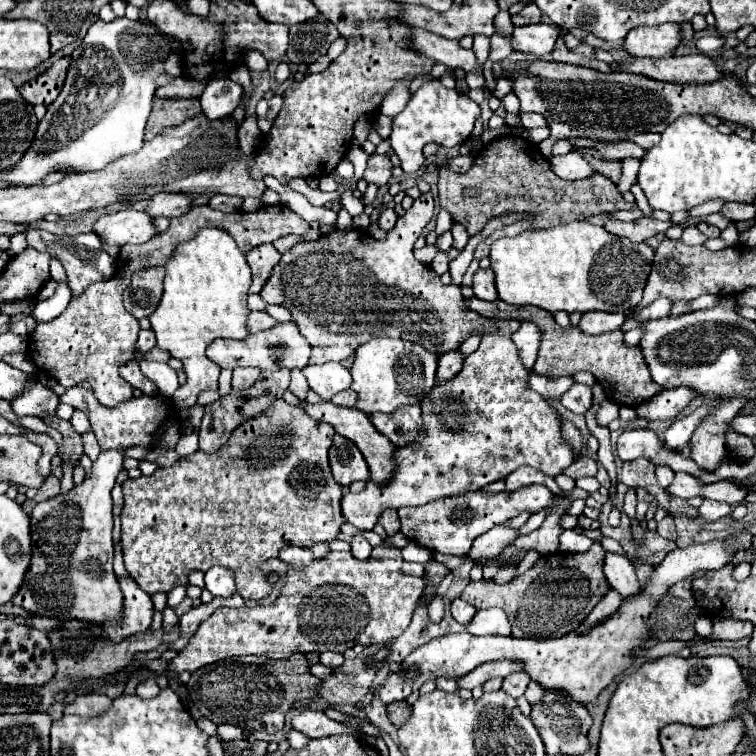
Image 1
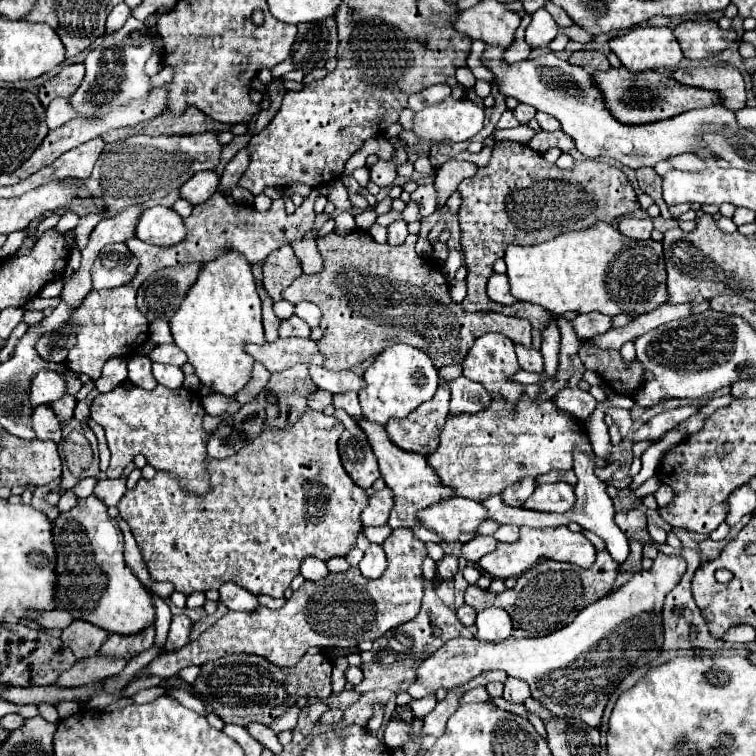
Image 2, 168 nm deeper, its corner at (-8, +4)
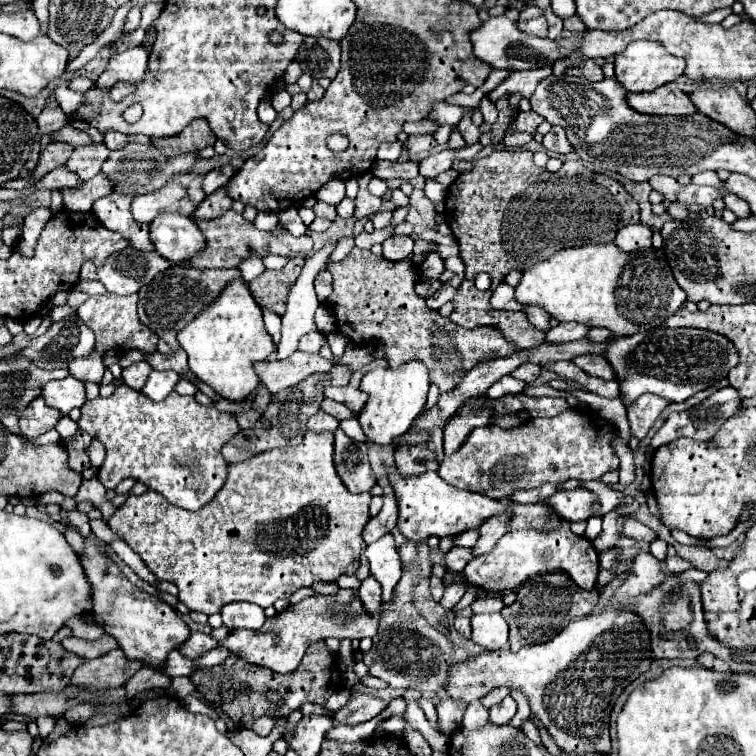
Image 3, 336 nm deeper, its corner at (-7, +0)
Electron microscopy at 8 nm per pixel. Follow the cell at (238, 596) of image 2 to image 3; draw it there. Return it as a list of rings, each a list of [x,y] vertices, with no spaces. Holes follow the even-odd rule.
[[[232,602],[232,604],[226,604],[220,610],[220,614],[224,618],[224,626],[228,626],[230,630],[234,630],[234,628],[258,630],[266,622],[264,610],[260,606],[256,606],[256,604],[250,604],[250,602]]]

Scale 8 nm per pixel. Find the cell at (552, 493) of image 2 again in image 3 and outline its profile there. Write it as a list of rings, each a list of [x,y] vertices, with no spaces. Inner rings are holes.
[[[578,488],[578,490],[560,490],[542,500],[542,504],[552,508],[562,520],[574,522],[590,518],[590,500],[598,500],[596,494],[588,492],[586,488]]]

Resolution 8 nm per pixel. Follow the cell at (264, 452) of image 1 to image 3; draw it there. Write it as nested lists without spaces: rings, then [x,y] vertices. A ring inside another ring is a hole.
[[[308,430],[302,438],[300,444],[296,446],[288,446],[284,450],[268,450],[268,452],[260,452],[244,462],[238,464],[230,464],[228,466],[228,478],[226,484],[222,486],[222,490],[218,492],[218,496],[214,498],[214,502],[206,504],[206,508],[198,510],[198,512],[190,512],[190,510],[178,510],[174,504],[170,504],[160,492],[156,490],[146,490],[140,496],[128,496],[128,500],[114,512],[114,516],[108,520],[108,526],[112,530],[116,530],[120,534],[120,538],[124,538],[128,542],[128,546],[144,560],[144,564],[150,568],[150,572],[158,578],[158,580],[168,580],[174,582],[180,590],[180,602],[188,608],[188,610],[196,610],[196,612],[204,612],[204,614],[216,614],[220,612],[220,608],[228,602],[238,602],[238,600],[246,600],[246,602],[254,602],[260,608],[268,608],[272,606],[278,598],[290,598],[290,594],[302,586],[310,586],[314,580],[336,580],[340,574],[354,574],[358,568],[358,560],[360,560],[360,552],[362,552],[362,530],[366,526],[366,522],[370,520],[368,514],[368,506],[372,496],[370,494],[352,494],[346,492],[346,486],[342,484],[336,466],[334,466],[334,432],[312,432]]]

